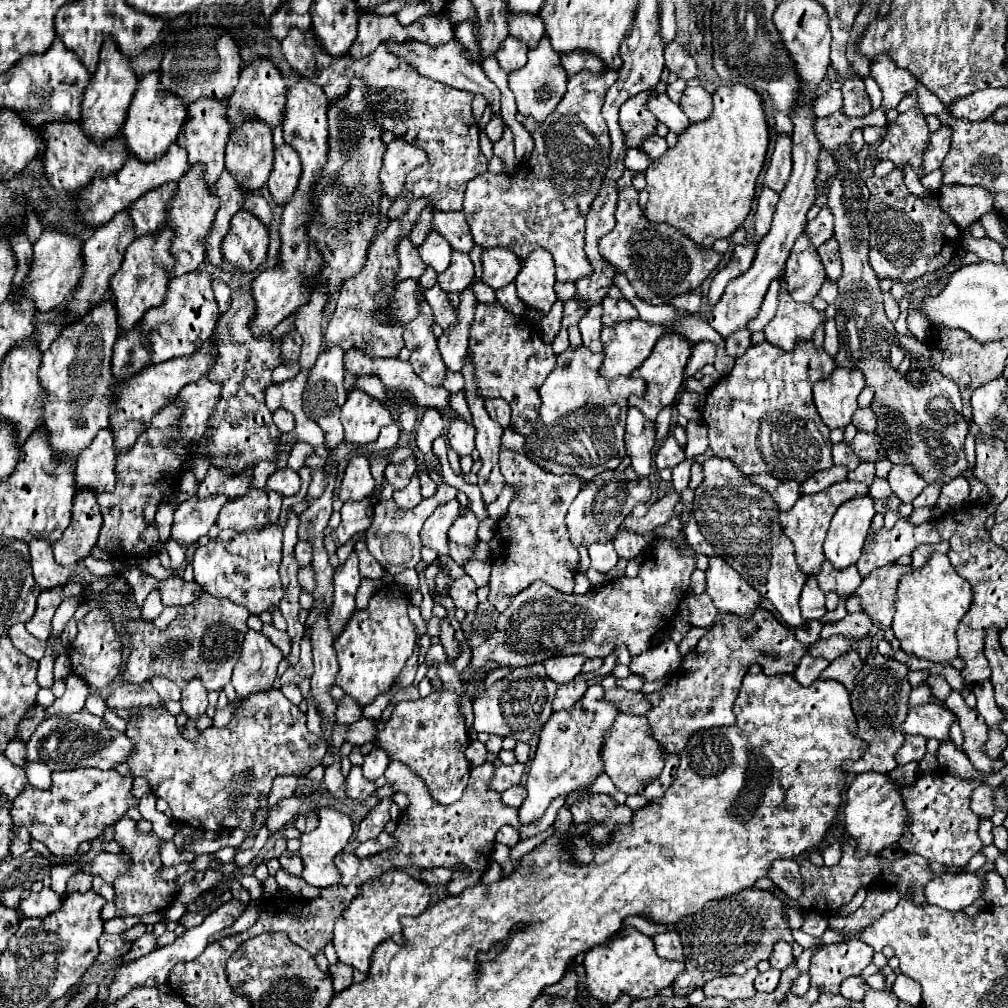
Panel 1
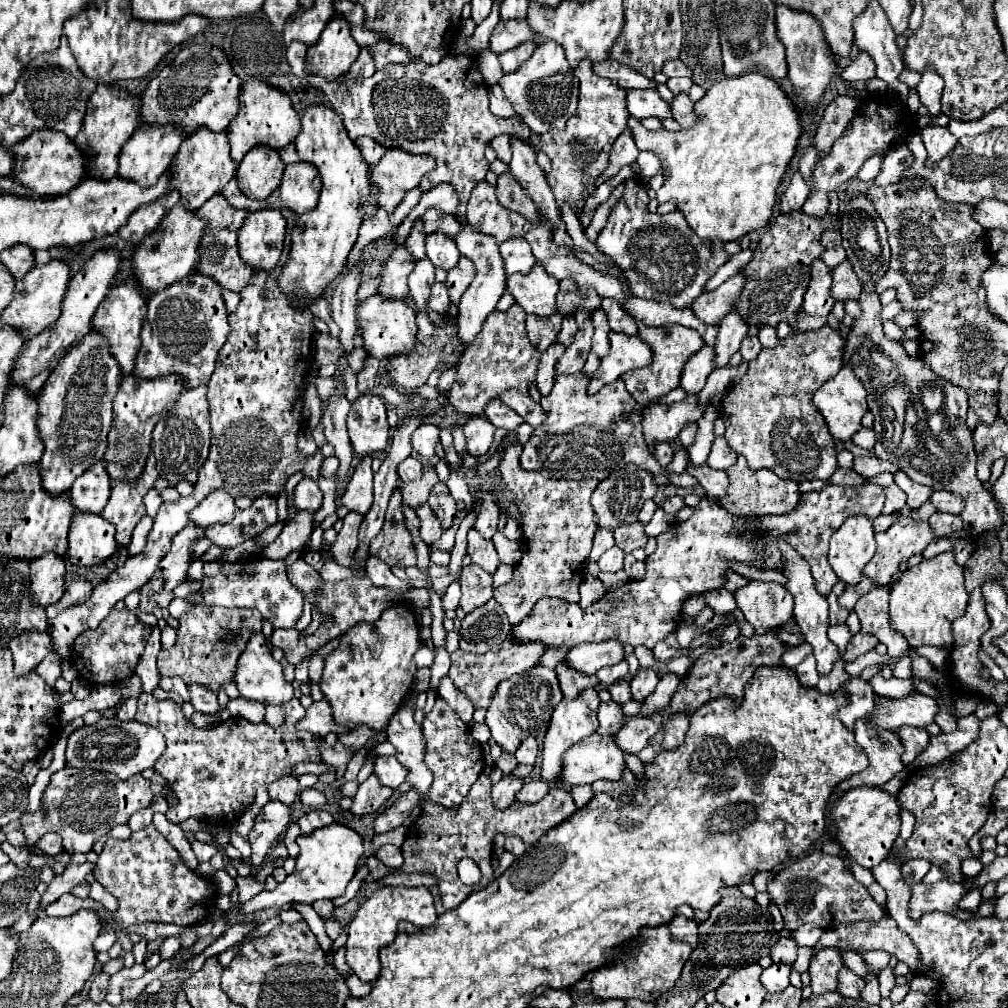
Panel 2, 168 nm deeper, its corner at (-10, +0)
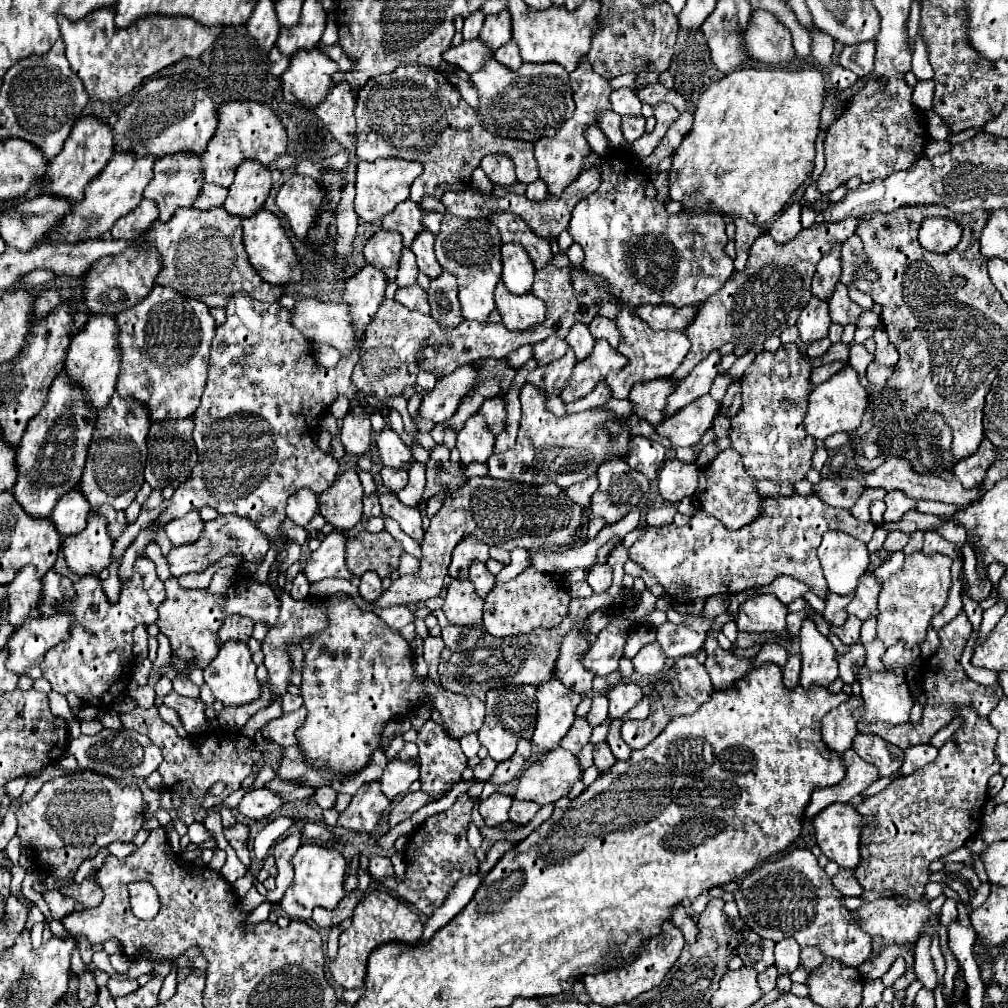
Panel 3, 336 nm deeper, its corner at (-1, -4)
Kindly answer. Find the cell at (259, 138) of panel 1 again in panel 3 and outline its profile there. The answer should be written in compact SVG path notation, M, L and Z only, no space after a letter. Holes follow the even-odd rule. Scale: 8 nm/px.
M245 160L235 172L235 180L229 186L229 196L223 208L229 214L253 216L265 204L271 190L271 170L261 166L261 162Z

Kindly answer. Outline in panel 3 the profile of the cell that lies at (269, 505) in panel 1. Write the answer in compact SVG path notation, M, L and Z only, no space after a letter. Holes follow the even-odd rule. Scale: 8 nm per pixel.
M227 514L227 516L219 516L217 520L207 522L199 540L183 544L183 546L175 546L169 552L167 562L169 562L171 574L175 578L179 578L183 574L205 570L207 566L215 564L227 552L239 552L239 554L243 554L245 560L263 560L267 548L269 548L269 540L265 538L265 534L257 526L253 526L253 522L249 518L243 518L237 514Z

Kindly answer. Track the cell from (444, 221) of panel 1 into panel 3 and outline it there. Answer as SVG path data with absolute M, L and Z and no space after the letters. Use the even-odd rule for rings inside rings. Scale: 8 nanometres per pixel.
M405 200L397 206L397 210L393 210L393 214L387 214L383 218L383 224L381 224L385 230L395 230L403 236L403 242L405 246L409 248L415 240L415 236L419 232L425 230L423 226L423 212L419 208L419 204L415 204L413 200Z

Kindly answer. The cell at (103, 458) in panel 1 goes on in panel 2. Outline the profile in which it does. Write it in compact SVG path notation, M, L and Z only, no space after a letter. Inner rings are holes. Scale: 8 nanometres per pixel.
M96 462L70 488L70 502L78 512L100 514L110 498L110 476L106 462Z

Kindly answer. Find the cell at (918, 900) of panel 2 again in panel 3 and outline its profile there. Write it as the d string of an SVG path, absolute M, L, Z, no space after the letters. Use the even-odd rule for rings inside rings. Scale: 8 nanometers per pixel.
M883 898L883 900L873 900L861 908L857 908L857 916L861 926L865 926L865 930L875 936L883 936L885 944L899 944L899 946L909 946L909 954L915 954L915 944L919 938L921 928L925 926L925 922L931 918L931 910L929 910L929 900L919 898L919 900L903 900L897 902L897 898Z

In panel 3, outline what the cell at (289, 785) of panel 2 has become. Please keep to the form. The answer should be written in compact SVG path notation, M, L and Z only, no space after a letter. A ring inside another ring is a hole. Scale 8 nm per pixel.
M257 788L253 792L247 792L237 808L243 816L249 816L253 820L261 820L261 818L273 814L275 810L279 810L283 804L285 802L277 796L277 792L267 790L267 788Z

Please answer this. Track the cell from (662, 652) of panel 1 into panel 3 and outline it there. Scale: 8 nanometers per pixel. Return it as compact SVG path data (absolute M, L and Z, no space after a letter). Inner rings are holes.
M635 682L617 684L607 692L609 696L609 716L621 718L625 712L629 712L637 702L643 700L643 690Z

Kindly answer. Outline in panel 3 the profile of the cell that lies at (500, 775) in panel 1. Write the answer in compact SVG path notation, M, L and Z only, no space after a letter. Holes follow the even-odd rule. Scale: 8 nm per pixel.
M497 792L491 794L489 798L481 800L481 802L479 802L479 812L481 812L485 824L487 824L487 826L497 826L497 824L505 822L505 820L509 818L507 812L509 812L511 800L513 800L511 796L497 794Z

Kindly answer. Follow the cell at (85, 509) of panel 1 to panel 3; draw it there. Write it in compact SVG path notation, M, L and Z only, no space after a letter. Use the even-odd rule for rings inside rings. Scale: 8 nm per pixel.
M89 514L83 532L63 538L63 554L71 572L79 576L99 574L111 564L113 540L107 536L107 526L101 516Z

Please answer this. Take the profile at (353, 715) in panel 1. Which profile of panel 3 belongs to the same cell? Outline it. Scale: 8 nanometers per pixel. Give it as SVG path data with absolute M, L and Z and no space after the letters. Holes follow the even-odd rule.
M301 706L299 710L295 710L291 714L285 714L285 716L277 718L277 720L271 720L263 728L263 738L271 738L281 746L297 744L295 732L297 732L297 728L303 726L305 718L307 718L307 710L305 710L305 706Z

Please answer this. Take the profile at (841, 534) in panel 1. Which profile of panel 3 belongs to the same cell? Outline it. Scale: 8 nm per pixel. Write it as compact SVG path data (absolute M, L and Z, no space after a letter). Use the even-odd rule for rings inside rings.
M829 530L823 534L823 542L817 550L829 592L851 594L857 588L859 576L869 566L867 544L859 542L847 532Z

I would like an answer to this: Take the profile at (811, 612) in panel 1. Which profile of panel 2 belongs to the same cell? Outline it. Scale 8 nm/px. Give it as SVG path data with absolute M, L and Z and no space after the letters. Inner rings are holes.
M838 582L830 596L828 596L828 604L830 604L830 624L844 624L846 618L848 618L848 610L844 610L840 604L838 604L838 596L842 594L842 590L846 590L846 584L844 582Z

